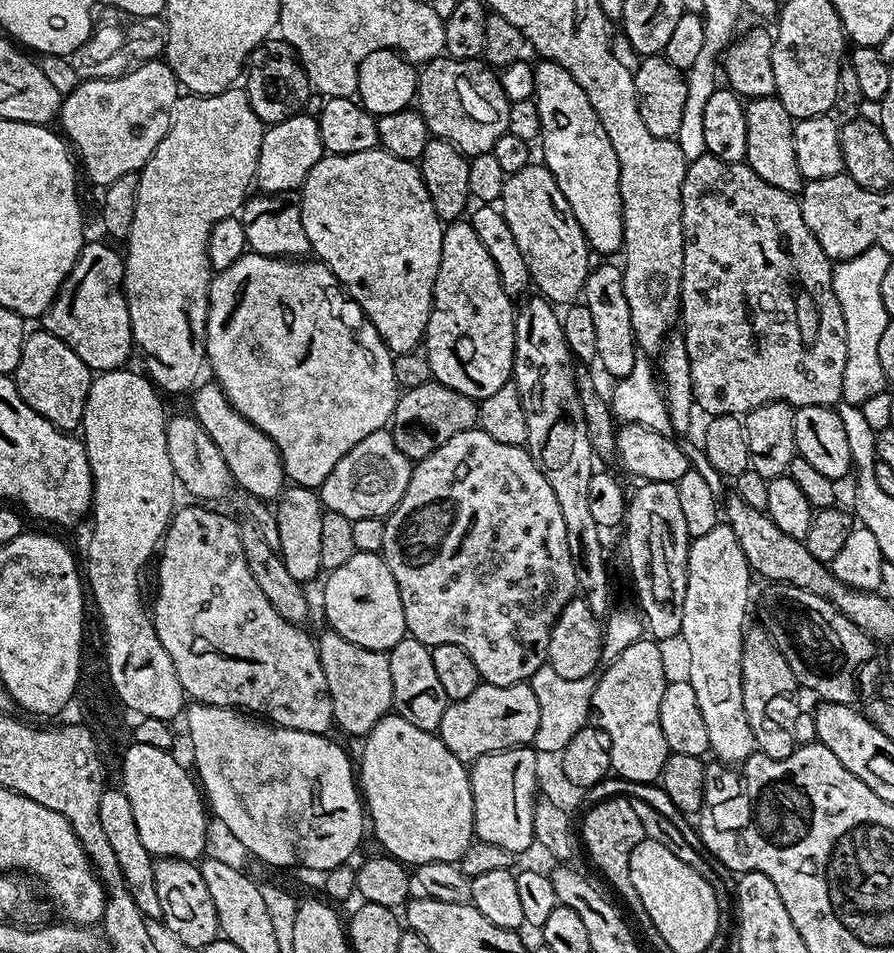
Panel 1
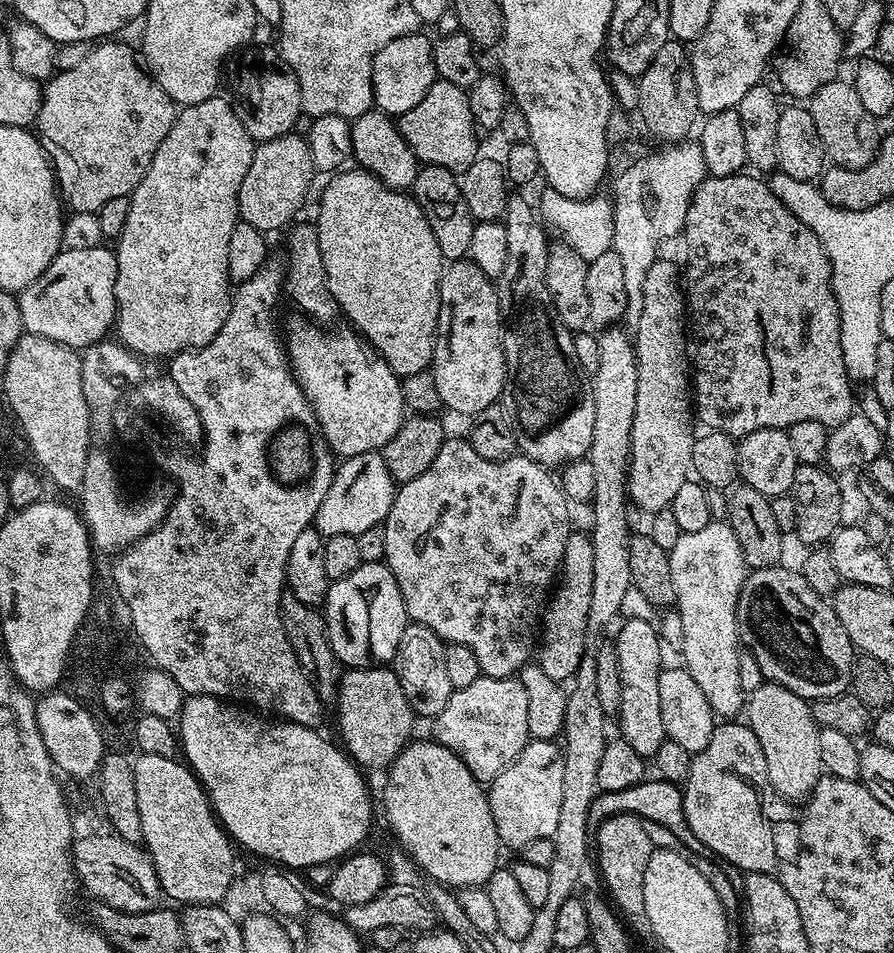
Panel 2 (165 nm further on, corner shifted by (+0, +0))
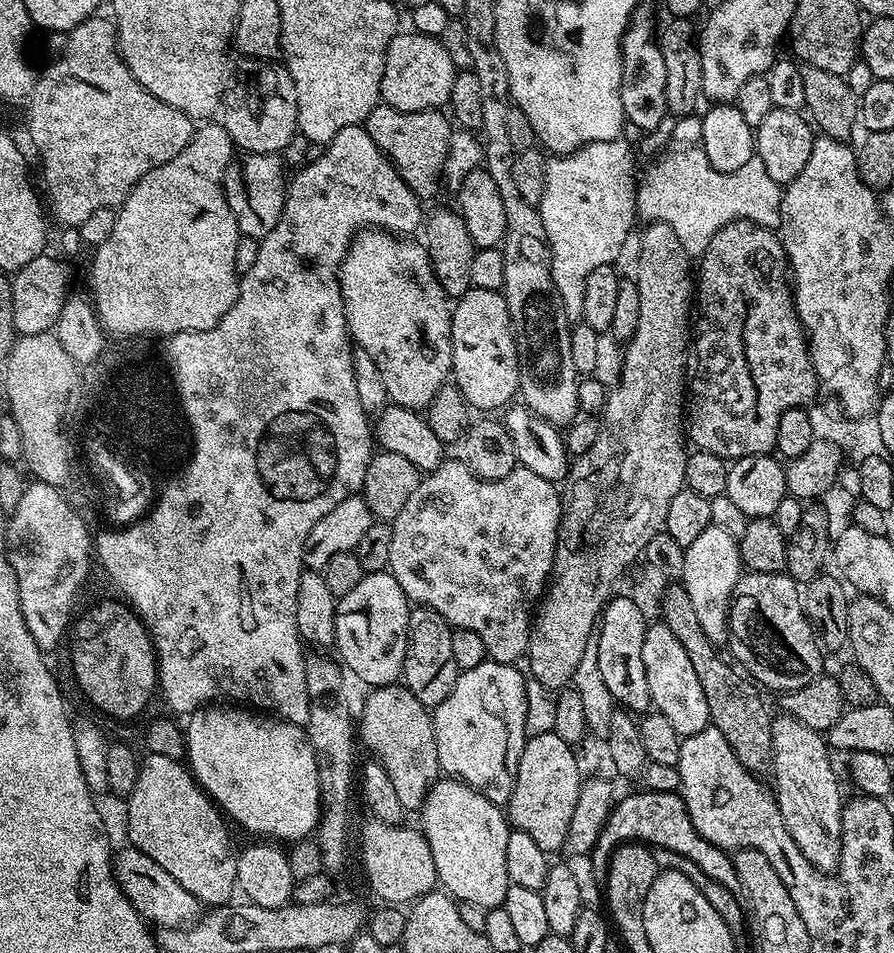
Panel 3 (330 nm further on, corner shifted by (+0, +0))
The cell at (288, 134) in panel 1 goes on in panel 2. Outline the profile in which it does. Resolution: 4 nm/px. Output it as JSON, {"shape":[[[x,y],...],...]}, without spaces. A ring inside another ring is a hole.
{"shape":[[[290,131],[285,136],[261,140],[252,149],[250,170],[242,178],[238,194],[239,219],[250,226],[258,226],[265,234],[273,234],[292,220],[292,215],[304,204],[312,188],[314,169],[307,139]]]}

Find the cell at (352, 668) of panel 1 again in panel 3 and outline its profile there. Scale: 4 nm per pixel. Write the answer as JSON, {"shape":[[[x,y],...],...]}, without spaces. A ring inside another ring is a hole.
{"shape":[[[403,683],[373,687],[358,719],[358,740],[390,774],[390,782],[405,810],[418,810],[424,796],[441,775],[438,742],[434,742],[432,712]]]}

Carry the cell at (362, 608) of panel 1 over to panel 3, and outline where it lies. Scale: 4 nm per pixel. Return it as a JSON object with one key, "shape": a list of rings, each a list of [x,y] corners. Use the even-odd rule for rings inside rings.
{"shape":[[[370,572],[365,574],[362,582],[350,590],[350,594],[339,597],[336,601],[336,642],[335,651],[340,651],[339,659],[343,666],[350,667],[370,686],[395,684],[401,679],[408,645],[408,613],[410,601],[408,595],[398,586],[392,573]]]}

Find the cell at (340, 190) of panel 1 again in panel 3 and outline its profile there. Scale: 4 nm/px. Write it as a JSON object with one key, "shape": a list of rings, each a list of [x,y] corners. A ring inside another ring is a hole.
{"shape":[[[364,230],[353,239],[344,261],[340,263],[338,279],[340,281],[340,297],[344,300],[344,317],[348,320],[348,331],[351,339],[359,348],[366,350],[370,358],[374,358],[374,366],[378,366],[378,374],[382,374],[382,382],[388,391],[388,400],[393,405],[413,410],[427,409],[428,404],[438,394],[438,390],[449,379],[452,371],[452,310],[450,298],[442,290],[438,278],[432,269],[432,263],[428,257],[427,247],[423,243],[415,244],[412,240],[403,240],[400,236],[391,236],[388,232],[376,232],[380,230]]]}

